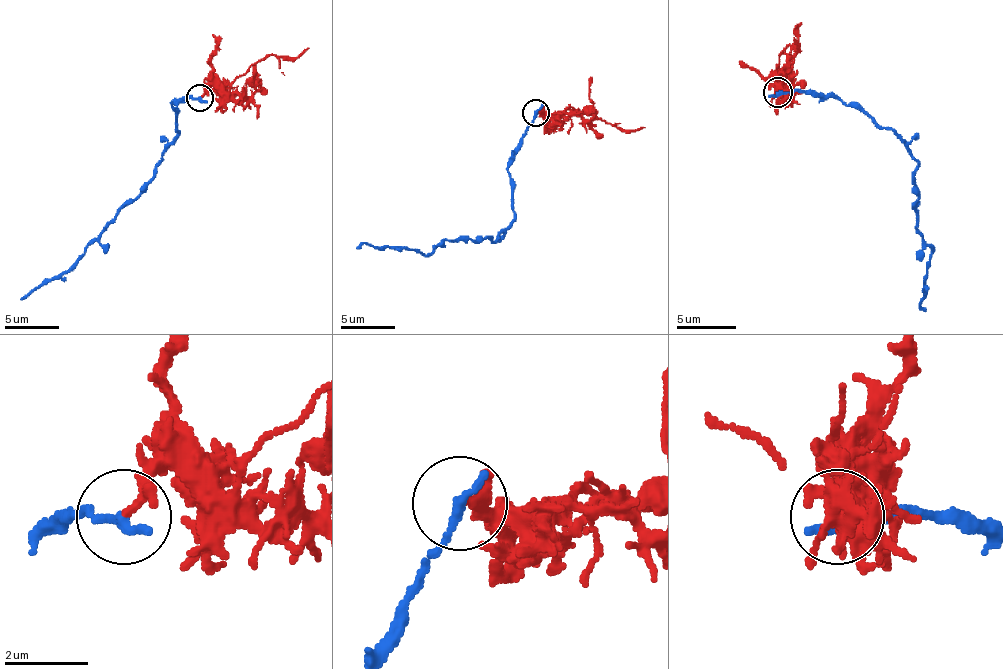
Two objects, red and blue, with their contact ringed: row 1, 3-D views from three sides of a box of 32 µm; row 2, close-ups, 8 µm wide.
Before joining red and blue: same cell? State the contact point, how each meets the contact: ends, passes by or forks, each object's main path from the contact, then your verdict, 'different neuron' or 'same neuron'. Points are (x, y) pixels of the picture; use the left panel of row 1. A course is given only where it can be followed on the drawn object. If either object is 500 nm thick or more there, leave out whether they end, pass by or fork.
(200, 98) | red ends | blue ends | red via (201, 97), (211, 86), (236, 81), (252, 65), (271, 54), (296, 59), (309, 48) | blue via (201, 97), (184, 97), (171, 105), (176, 111), (179, 135), (160, 162), (154, 179), (57, 277), (21, 298) | different neuron

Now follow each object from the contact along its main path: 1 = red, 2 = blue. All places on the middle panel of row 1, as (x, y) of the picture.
1: (537, 113), (572, 110), (588, 113), (621, 129), (645, 126)
2: (537, 113), (507, 173), (515, 219), (496, 241), (444, 241), (428, 254), (365, 243), (357, 249)

